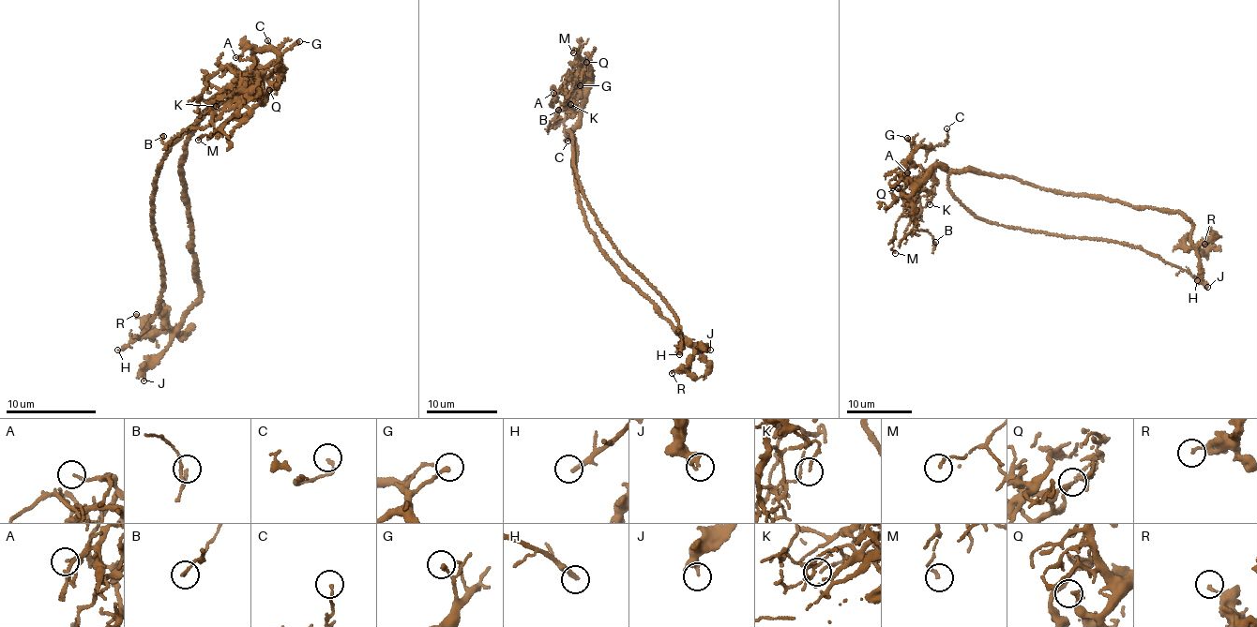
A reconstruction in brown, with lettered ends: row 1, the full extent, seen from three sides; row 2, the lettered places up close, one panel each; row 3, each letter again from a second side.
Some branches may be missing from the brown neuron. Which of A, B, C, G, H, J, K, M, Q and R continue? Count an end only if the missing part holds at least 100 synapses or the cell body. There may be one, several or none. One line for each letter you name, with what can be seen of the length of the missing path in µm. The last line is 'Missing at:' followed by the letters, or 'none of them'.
H: about 40 µm are missing
Missing at: H

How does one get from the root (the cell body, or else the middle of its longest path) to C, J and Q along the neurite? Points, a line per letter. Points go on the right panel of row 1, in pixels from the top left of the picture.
C: (963, 168), (936, 167), (916, 183), (906, 174), (911, 153), (919, 147), (942, 145), (948, 137), (946, 128)
J: (963, 168), (1012, 178), (1048, 191), (1100, 196), (1135, 207), (1172, 210), (1191, 222), (1192, 244), (1207, 287)
Q: (963, 168), (948, 170), (936, 167), (926, 183), (907, 196), (898, 188)

